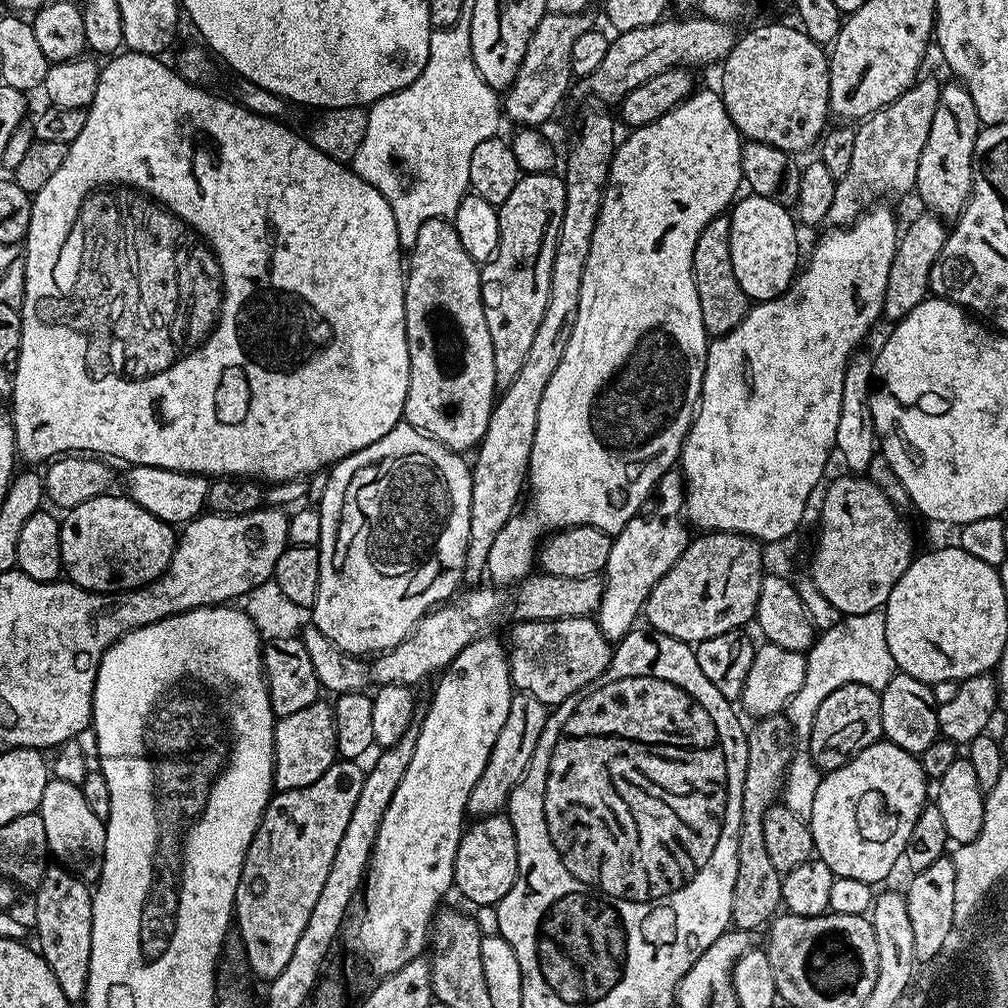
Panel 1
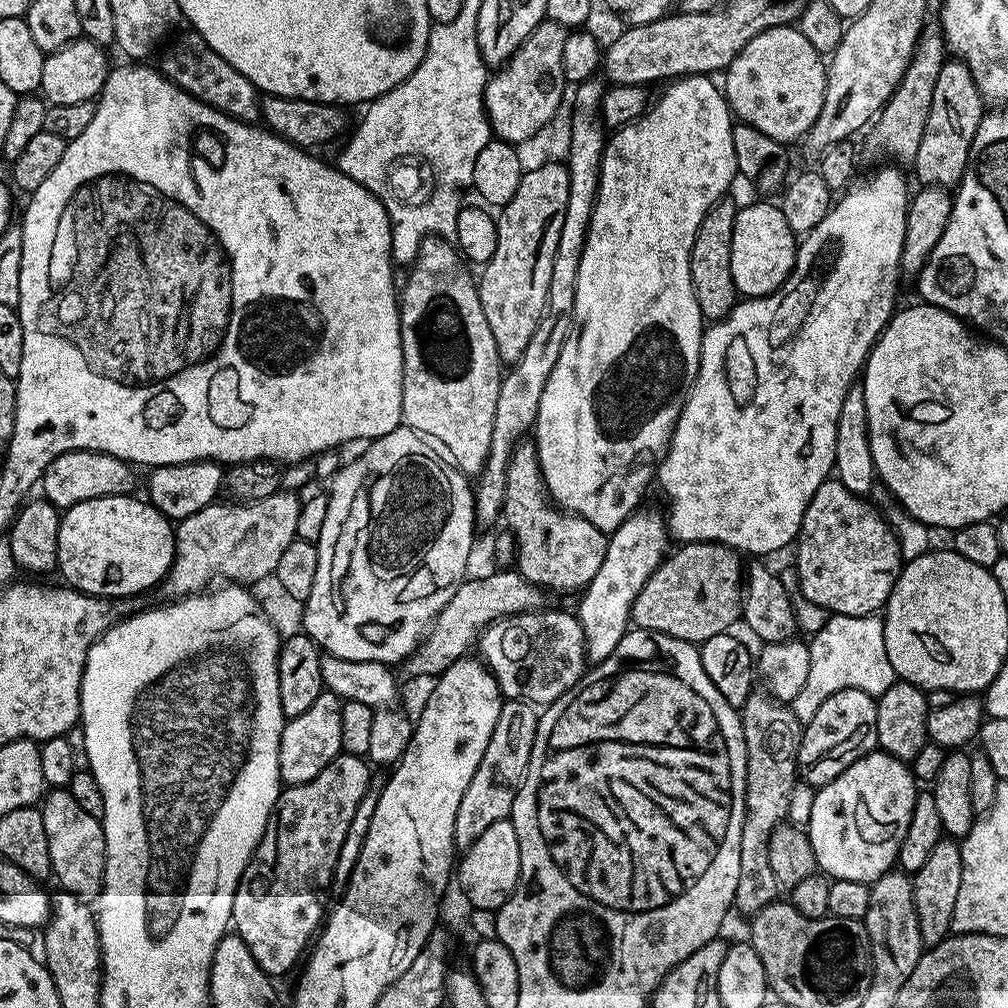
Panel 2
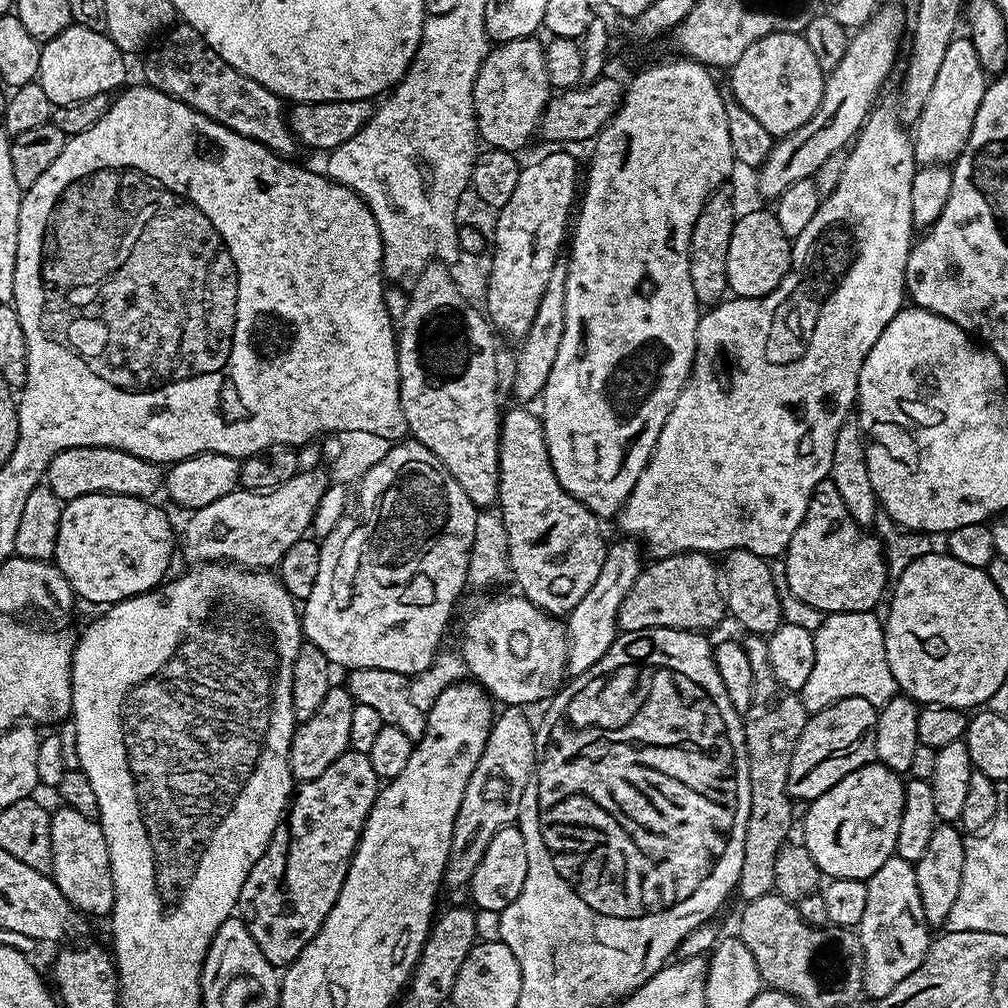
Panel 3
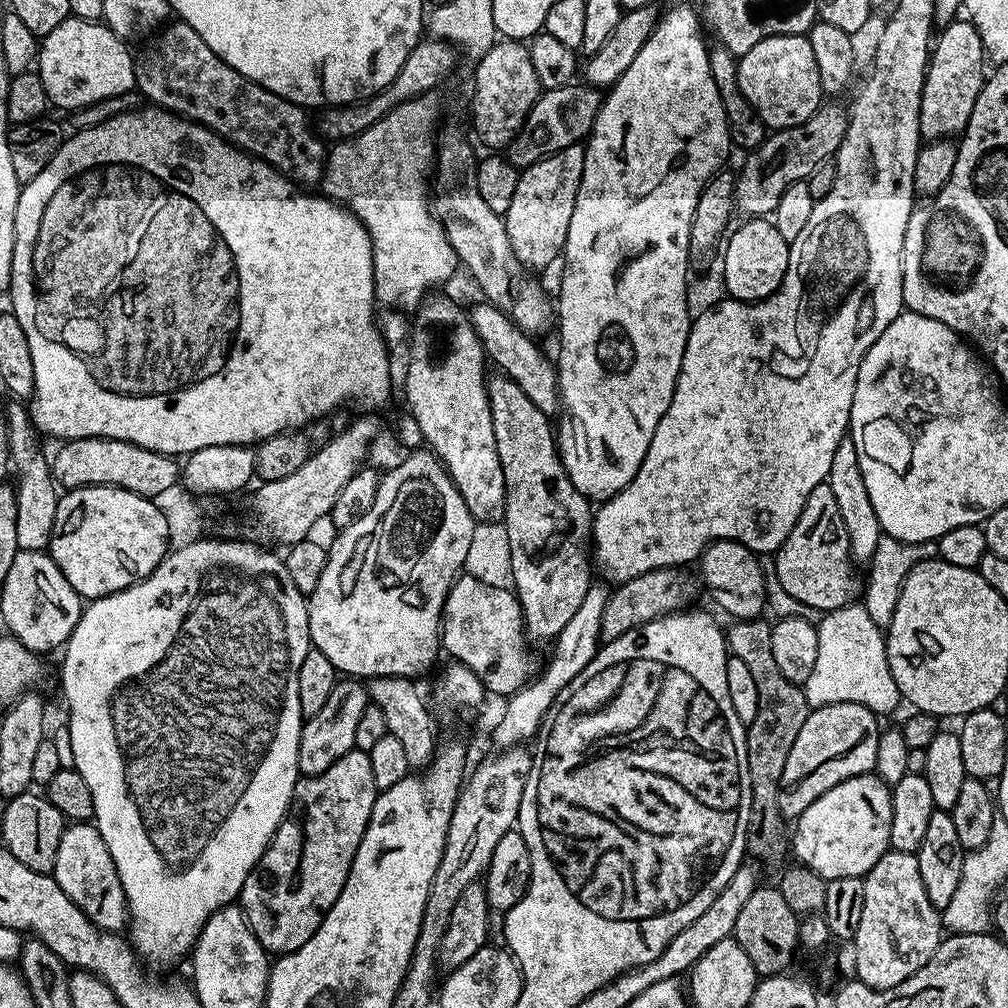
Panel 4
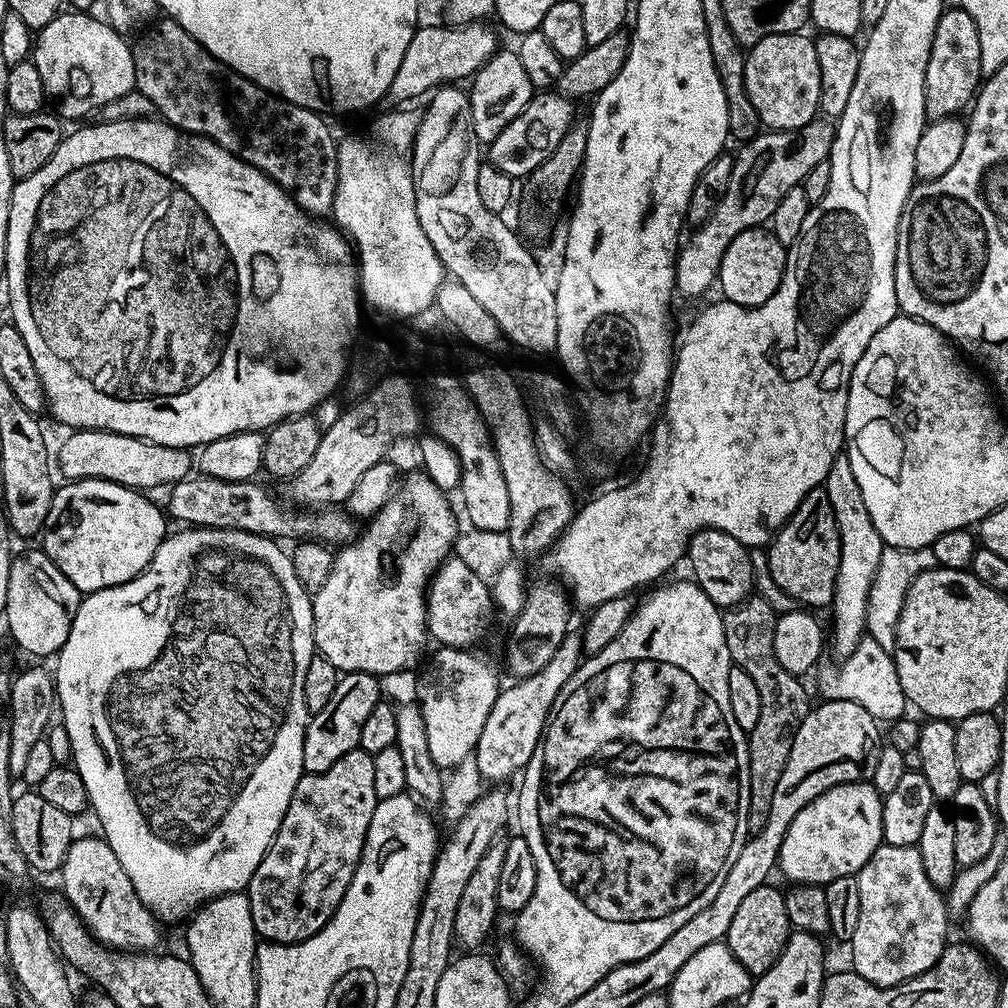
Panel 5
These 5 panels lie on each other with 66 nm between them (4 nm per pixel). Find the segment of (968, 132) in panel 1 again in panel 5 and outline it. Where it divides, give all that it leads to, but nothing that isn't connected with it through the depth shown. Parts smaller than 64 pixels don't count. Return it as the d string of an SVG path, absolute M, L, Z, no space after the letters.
M959 6L949 7L938 18L938 26L934 30L934 42L930 46L930 58L926 61L926 74L924 75L925 117L956 116L960 114L964 107L965 111L975 101L981 83L982 73L980 71L978 26L974 26L974 18L970 18L970 14L966 14L964 8Z

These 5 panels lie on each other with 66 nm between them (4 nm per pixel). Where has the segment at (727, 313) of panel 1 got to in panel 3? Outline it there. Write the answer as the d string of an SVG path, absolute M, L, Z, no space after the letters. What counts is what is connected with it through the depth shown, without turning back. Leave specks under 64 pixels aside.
M721 186L702 206L698 218L690 234L690 282L694 286L694 294L701 305L715 306L725 299L729 291L726 274L726 258L730 254L730 234L734 234L734 226L738 219L736 200L728 186Z

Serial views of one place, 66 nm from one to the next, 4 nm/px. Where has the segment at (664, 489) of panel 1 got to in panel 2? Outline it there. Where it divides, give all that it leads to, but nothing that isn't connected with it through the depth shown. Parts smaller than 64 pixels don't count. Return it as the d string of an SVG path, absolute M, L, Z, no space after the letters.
M644 511L633 512L624 519L622 526L610 533L602 567L579 597L578 619L584 631L584 650L593 665L610 658L618 642L622 642L624 635L629 632L632 607L634 598L638 598L638 590L646 586L646 578L650 578L650 574L658 570L658 566L670 552L670 533L665 513Z

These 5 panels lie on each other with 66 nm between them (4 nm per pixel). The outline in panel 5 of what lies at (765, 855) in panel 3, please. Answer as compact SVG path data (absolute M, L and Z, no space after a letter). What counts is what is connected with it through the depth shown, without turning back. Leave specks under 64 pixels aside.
M753 594L741 604L729 608L723 613L724 629L726 630L726 646L730 650L730 658L735 667L746 670L750 679L757 684L758 694L762 694L762 711L754 730L747 733L748 761L750 762L750 806L748 807L749 825L765 824L770 814L770 798L774 798L774 790L778 786L778 778L782 778L782 770L786 770L786 762L790 758L790 746L794 746L794 734L798 726L810 711L808 692L804 689L804 680L799 676L782 670L782 662L778 662L778 654L774 654L774 626L777 612L772 609L770 602L766 602L758 594Z

